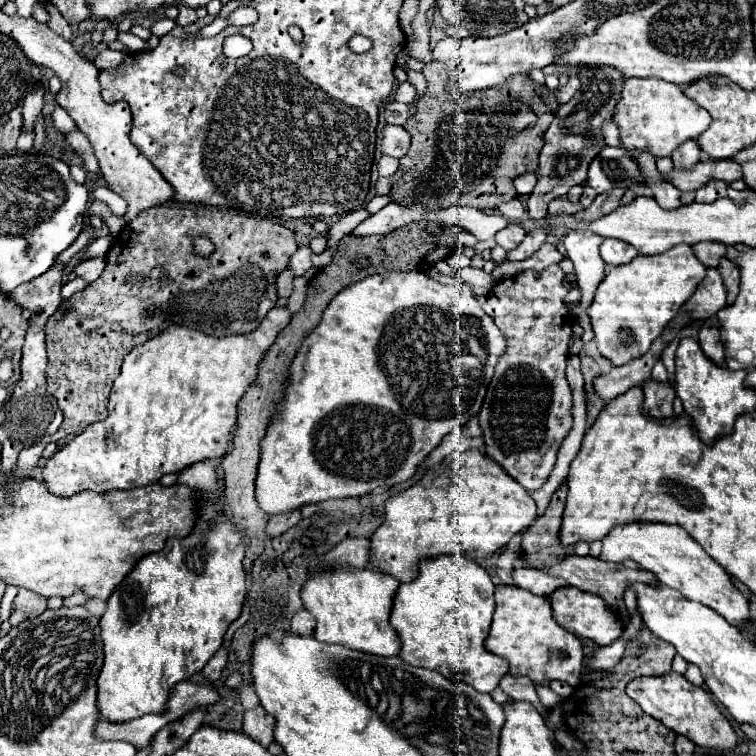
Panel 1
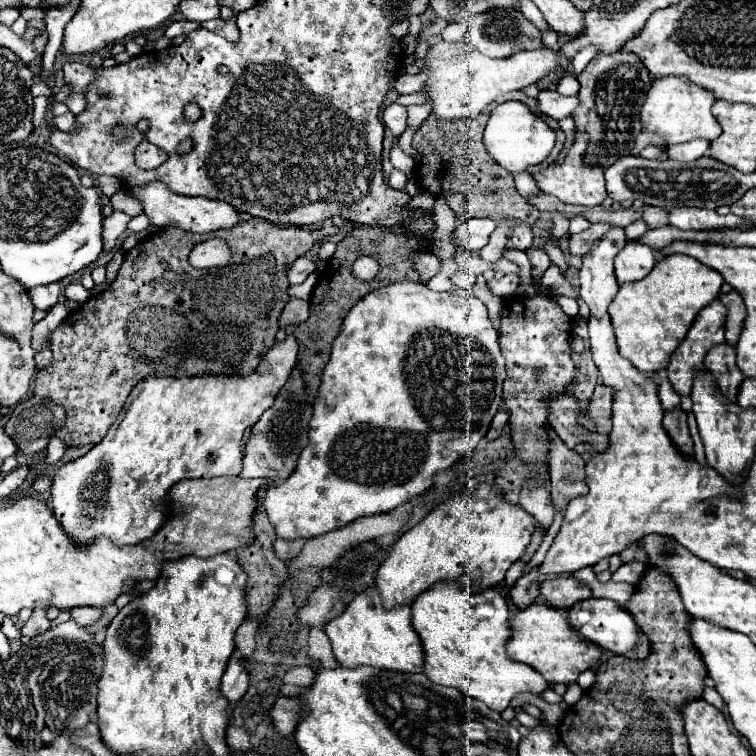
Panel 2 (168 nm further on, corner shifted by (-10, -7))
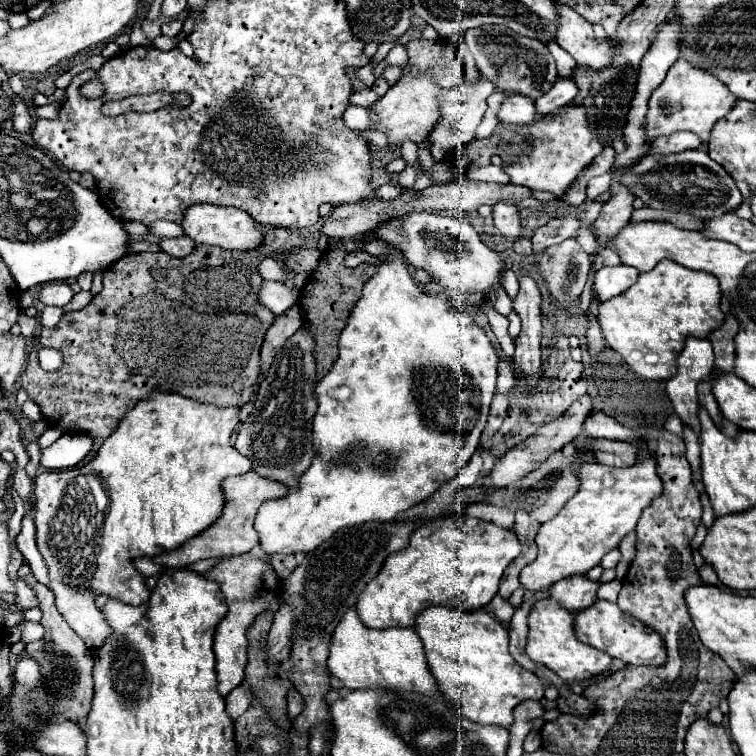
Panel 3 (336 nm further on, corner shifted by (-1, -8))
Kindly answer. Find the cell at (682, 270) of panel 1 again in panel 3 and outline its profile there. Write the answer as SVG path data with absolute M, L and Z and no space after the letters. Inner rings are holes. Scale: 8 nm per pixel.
M661 260L651 272L641 274L639 280L633 284L633 288L601 304L597 318L607 344L625 358L625 362L631 366L635 374L651 380L669 380L677 372L677 356L685 348L685 340L689 336L707 338L711 330L723 324L725 314L721 312L719 302L721 302L719 280L713 274L687 270L675 264L673 260Z

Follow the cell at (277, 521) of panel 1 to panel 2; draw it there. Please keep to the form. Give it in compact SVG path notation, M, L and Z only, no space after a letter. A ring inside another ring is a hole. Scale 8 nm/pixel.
M278 537L274 541L274 553L278 559L286 561L286 559L296 557L302 551L304 543L306 543L306 539L282 539L282 537Z

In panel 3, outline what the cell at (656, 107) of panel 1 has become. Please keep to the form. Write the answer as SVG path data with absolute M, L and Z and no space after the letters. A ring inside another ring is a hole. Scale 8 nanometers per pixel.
M679 58L669 68L665 82L661 82L661 86L653 92L649 100L647 136L655 138L661 134L673 134L673 132L687 130L687 132L697 134L703 142L707 142L711 128L715 126L717 120L721 120L735 106L735 100L737 98L729 92L729 88L725 88L725 84L717 76Z

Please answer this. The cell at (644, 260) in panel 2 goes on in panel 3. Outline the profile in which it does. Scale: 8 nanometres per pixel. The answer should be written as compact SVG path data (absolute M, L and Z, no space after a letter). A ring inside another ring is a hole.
M625 264L619 266L603 266L595 272L593 280L593 292L599 302L611 300L613 296L619 296L627 288L631 288L637 282L639 272L635 268L629 268Z

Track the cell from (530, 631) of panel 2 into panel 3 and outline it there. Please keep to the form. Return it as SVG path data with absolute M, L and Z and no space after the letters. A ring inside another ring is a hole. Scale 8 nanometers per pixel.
M539 600L531 606L529 612L529 638L527 638L527 656L533 662L545 664L565 682L583 682L601 674L611 672L611 656L577 640L575 636L575 614L563 608L557 600Z

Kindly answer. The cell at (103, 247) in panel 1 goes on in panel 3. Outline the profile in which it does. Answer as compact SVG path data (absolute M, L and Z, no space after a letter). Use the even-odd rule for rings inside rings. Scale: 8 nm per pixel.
M79 292L73 296L73 300L69 304L63 306L63 312L75 312L75 310L83 310L89 302L91 302L93 294L91 292Z

